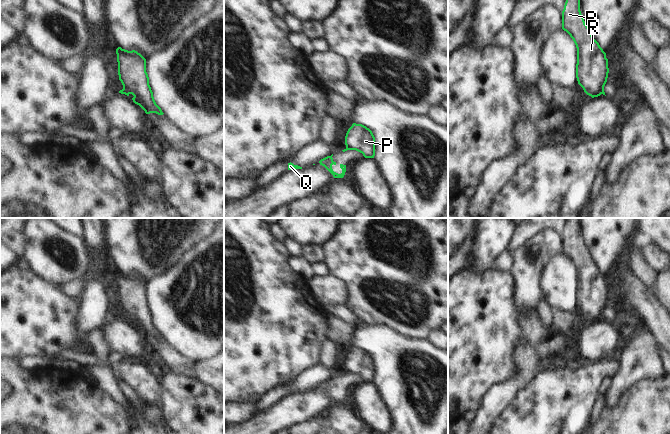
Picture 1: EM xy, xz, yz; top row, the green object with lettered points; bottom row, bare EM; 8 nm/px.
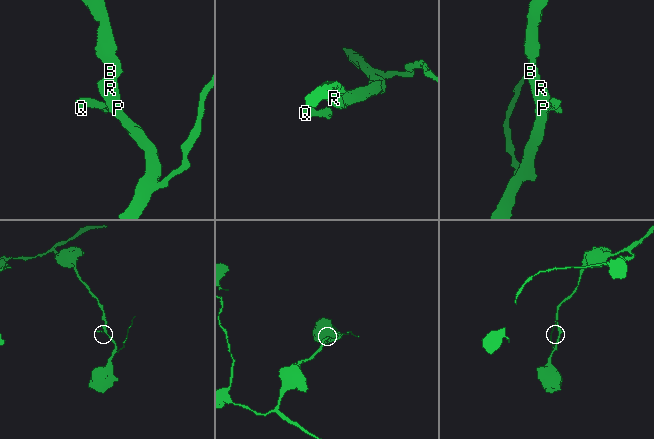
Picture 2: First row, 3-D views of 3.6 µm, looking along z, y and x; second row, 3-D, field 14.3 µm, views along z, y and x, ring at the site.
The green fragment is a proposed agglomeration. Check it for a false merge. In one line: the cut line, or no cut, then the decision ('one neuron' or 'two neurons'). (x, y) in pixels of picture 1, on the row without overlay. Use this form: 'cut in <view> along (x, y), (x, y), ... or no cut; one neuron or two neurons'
cut in xy along (122, 313), (128, 318); two neurons

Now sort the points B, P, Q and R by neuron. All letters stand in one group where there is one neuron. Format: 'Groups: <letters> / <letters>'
Groups: B P R / Q.

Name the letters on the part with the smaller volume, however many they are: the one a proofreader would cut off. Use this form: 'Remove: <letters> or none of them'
Remove: Q

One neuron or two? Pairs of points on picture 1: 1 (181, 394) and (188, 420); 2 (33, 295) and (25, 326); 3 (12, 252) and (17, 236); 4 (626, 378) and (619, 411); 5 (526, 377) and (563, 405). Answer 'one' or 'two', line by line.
1: one
2: one
3: one
4: two
5: two

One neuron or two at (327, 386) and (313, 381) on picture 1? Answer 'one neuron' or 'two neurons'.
two neurons

